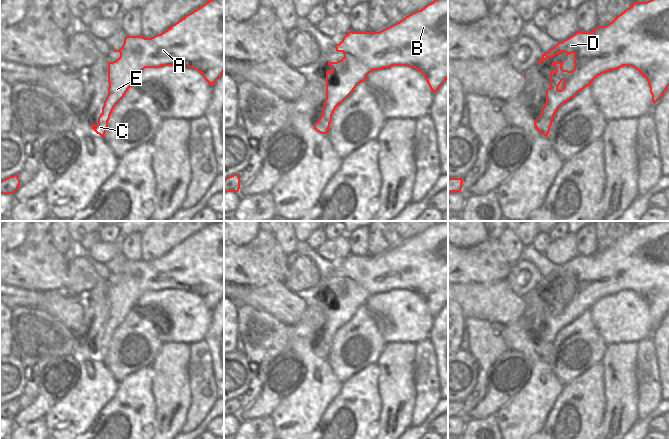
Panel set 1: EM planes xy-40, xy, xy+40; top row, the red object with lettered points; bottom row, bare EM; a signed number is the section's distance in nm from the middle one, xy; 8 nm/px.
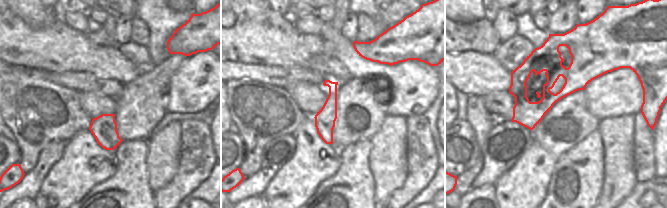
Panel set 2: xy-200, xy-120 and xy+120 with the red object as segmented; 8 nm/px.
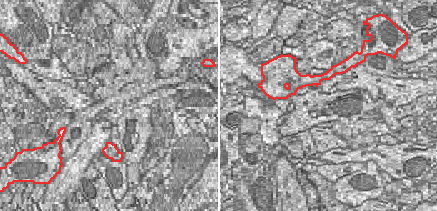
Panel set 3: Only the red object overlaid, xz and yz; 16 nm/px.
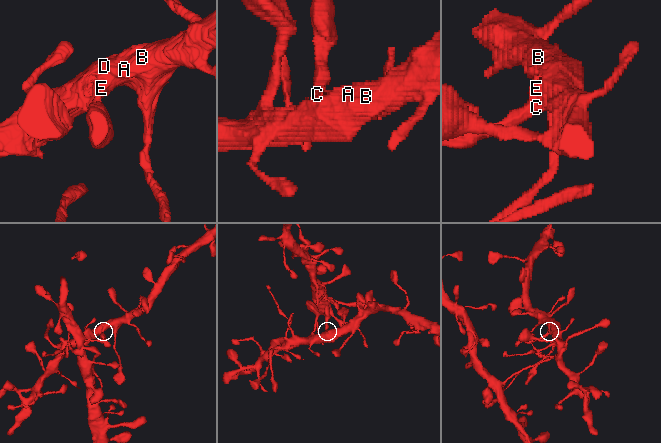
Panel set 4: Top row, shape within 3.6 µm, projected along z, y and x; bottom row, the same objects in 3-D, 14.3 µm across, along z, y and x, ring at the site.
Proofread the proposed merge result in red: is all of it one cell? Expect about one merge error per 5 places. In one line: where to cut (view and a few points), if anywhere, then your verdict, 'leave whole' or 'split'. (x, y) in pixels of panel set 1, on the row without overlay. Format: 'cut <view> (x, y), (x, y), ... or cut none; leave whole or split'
cut none; leave whole

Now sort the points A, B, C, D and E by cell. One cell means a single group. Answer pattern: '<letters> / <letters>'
A B C D E

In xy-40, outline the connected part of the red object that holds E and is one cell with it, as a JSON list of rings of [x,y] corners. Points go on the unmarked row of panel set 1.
[[[213,222],[211,224],[208,224],[205,228],[194,234],[193,236],[187,238],[184,240],[181,244],[170,250],[167,254],[162,256],[161,258],[157,258],[151,262],[145,262],[143,260],[126,260],[124,263],[124,267],[122,271],[119,274],[113,274],[114,276],[119,276],[120,281],[113,285],[108,286],[108,319],[104,325],[104,329],[102,331],[102,337],[98,341],[98,348],[92,348],[92,353],[99,358],[100,360],[104,361],[106,357],[106,353],[108,351],[108,345],[110,343],[110,339],[114,333],[114,331],[122,324],[128,313],[136,308],[136,303],[138,299],[145,293],[145,292],[159,292],[161,290],[187,290],[189,292],[193,292],[197,294],[206,304],[208,308],[211,310],[214,309],[214,307],[220,302],[222,297],[224,296],[224,222]]]

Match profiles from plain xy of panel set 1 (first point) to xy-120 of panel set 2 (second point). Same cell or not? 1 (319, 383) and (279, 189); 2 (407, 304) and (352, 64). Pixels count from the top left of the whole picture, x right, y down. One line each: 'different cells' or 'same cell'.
1: same cell
2: same cell

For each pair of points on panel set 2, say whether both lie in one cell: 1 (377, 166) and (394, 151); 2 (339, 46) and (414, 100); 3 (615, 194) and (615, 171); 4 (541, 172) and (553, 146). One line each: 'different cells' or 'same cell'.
1: same cell
2: same cell
3: same cell
4: different cells

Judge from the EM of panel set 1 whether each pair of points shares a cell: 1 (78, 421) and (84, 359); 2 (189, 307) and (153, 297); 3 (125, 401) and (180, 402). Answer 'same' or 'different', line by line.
1: same
2: same
3: different

